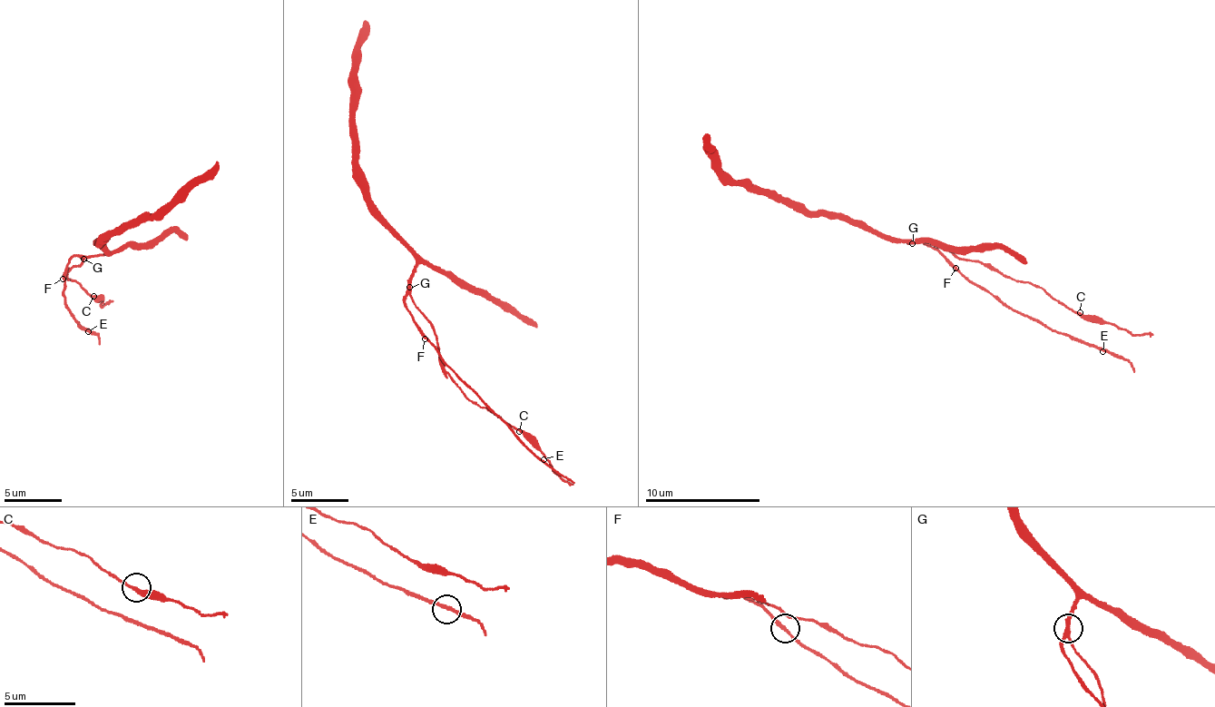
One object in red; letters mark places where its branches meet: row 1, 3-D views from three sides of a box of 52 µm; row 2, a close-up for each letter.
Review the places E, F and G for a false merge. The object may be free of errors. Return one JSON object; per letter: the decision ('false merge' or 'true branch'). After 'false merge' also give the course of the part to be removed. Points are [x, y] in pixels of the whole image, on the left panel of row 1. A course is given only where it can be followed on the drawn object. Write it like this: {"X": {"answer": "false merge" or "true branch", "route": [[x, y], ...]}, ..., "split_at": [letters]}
{"E": {"answer": "true branch"}, "F": {"answer": "true branch"}, "G": {"answer": "false merge", "route": [[83, 258], [79, 268], [66, 266], [66, 279], [75, 279], [91, 295], [101, 299], [102, 306], [113, 299]]}, "split_at": ["G"]}

